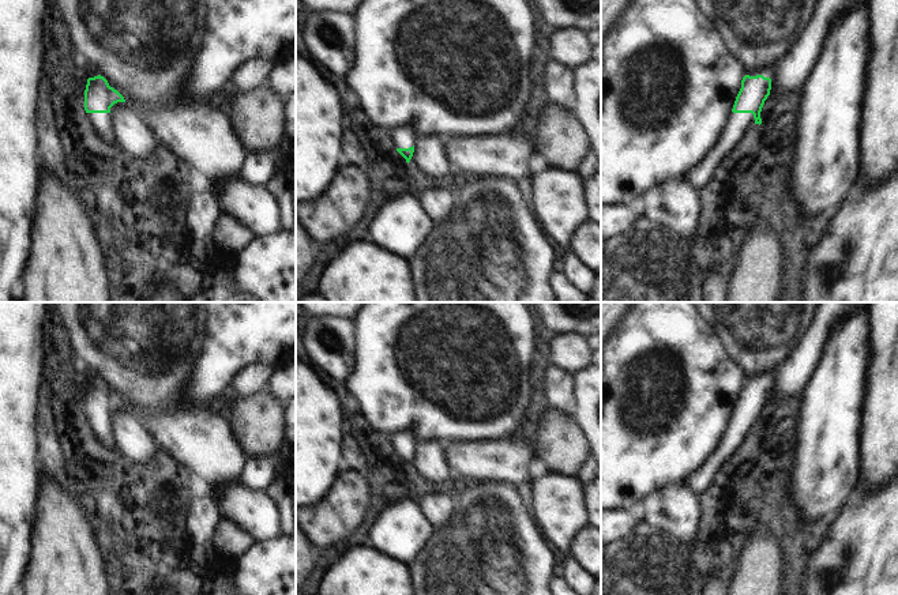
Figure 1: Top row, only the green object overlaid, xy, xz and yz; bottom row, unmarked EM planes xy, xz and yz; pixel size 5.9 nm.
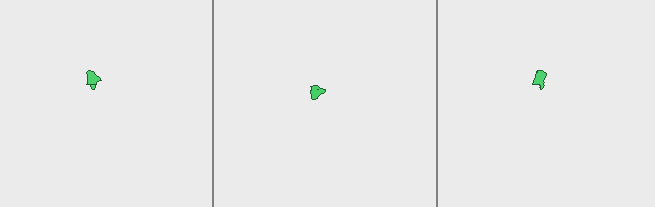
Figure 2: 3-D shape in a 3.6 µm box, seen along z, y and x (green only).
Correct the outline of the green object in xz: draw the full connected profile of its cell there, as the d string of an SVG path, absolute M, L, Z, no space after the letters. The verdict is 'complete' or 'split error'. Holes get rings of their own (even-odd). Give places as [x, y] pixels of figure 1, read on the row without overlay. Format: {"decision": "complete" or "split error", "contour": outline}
{"decision": "split error", "contour": "M403 430L399 433L392 433L388 438L395 455L409 468L414 457L414 448L417 443L416 437L409 432Z"}

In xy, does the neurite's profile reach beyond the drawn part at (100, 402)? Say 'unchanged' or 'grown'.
grown

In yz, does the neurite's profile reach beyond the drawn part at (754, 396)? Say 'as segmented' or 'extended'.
extended

